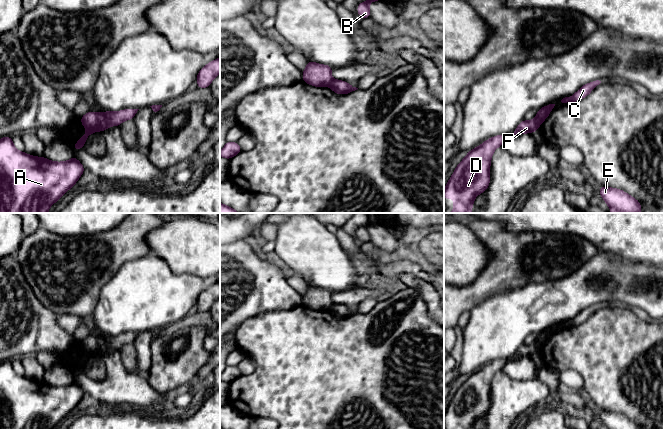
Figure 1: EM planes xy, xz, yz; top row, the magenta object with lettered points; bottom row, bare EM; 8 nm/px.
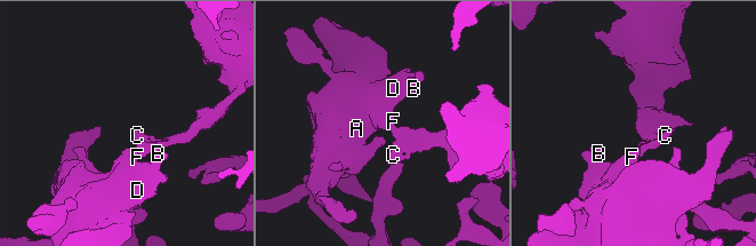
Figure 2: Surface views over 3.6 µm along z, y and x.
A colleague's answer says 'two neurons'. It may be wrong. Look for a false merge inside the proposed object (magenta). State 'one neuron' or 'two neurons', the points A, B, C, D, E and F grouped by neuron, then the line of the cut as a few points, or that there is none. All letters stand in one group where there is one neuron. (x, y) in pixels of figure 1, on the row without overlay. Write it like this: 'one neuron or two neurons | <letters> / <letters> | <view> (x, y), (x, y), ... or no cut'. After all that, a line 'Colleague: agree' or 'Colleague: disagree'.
two neurons | A B D E F / C | xy (103, 337), (109, 349)
Colleague: agree

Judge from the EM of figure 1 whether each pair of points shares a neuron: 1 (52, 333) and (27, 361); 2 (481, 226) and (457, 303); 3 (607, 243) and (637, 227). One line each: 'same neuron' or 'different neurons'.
1: different neurons
2: same neuron
3: same neuron

